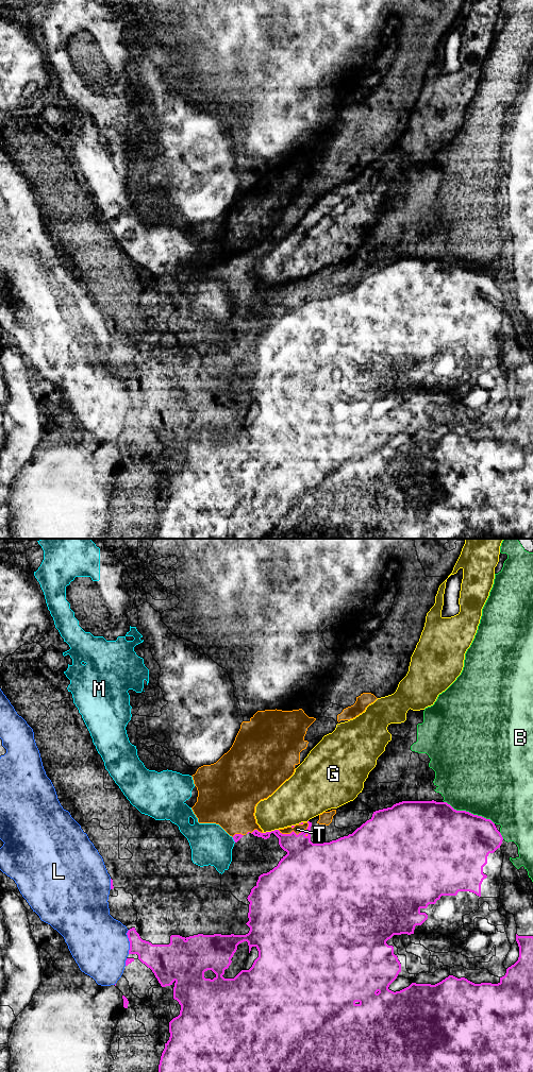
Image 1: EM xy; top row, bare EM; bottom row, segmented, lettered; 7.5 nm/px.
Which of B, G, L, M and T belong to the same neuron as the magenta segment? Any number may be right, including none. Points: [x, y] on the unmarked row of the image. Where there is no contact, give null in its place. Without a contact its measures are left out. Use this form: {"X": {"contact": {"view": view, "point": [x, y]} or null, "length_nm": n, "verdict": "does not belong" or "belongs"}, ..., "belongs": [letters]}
{"B": {"contact": {"view": "xy", "point": [468, 268]}, "length_nm": 420, "verdict": "does not belong"}, "G": {"contact": {"view": "xy", "point": [271, 287]}, "length_nm": 120, "verdict": "does not belong"}, "L": {"contact": {"view": "xy", "point": [129, 396]}, "length_nm": 180, "verdict": "does not belong"}, "M": {"contact": {"view": "xy", "point": [233, 294]}, "length_nm": 50, "verdict": "does not belong"}, "T": {"contact": {"view": "xy", "point": [294, 288]}, "length_nm": 240, "verdict": "does not belong"}, "belongs": []}

